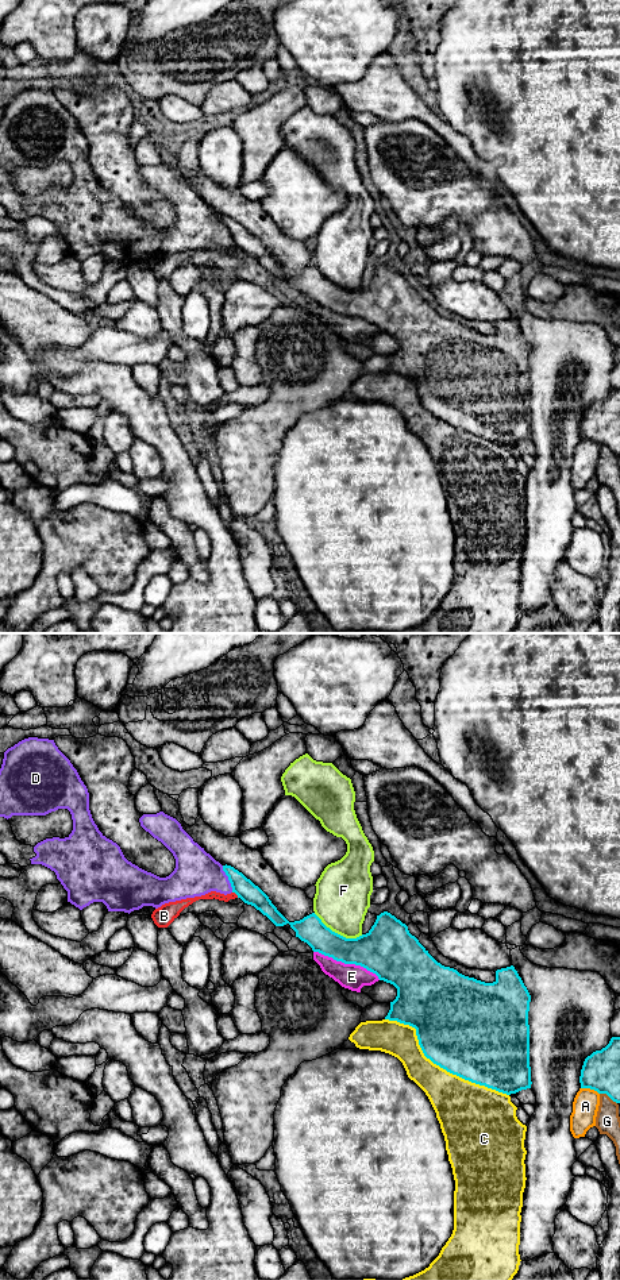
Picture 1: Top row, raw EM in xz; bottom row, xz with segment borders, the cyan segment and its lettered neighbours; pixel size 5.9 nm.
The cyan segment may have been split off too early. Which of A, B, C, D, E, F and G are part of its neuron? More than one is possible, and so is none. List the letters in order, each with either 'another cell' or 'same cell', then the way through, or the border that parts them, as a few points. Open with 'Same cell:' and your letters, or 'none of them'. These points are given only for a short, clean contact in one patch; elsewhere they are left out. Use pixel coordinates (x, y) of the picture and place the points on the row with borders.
Same cell: none of them
A: another cell | along xz (581, 1087), (589, 1087), (599, 1094)
B: another cell | along xz (233, 891), (238, 897)
C: another cell
D: another cell | along xz (222, 866), (233, 891)
E: another cell
F: another cell
G: another cell

